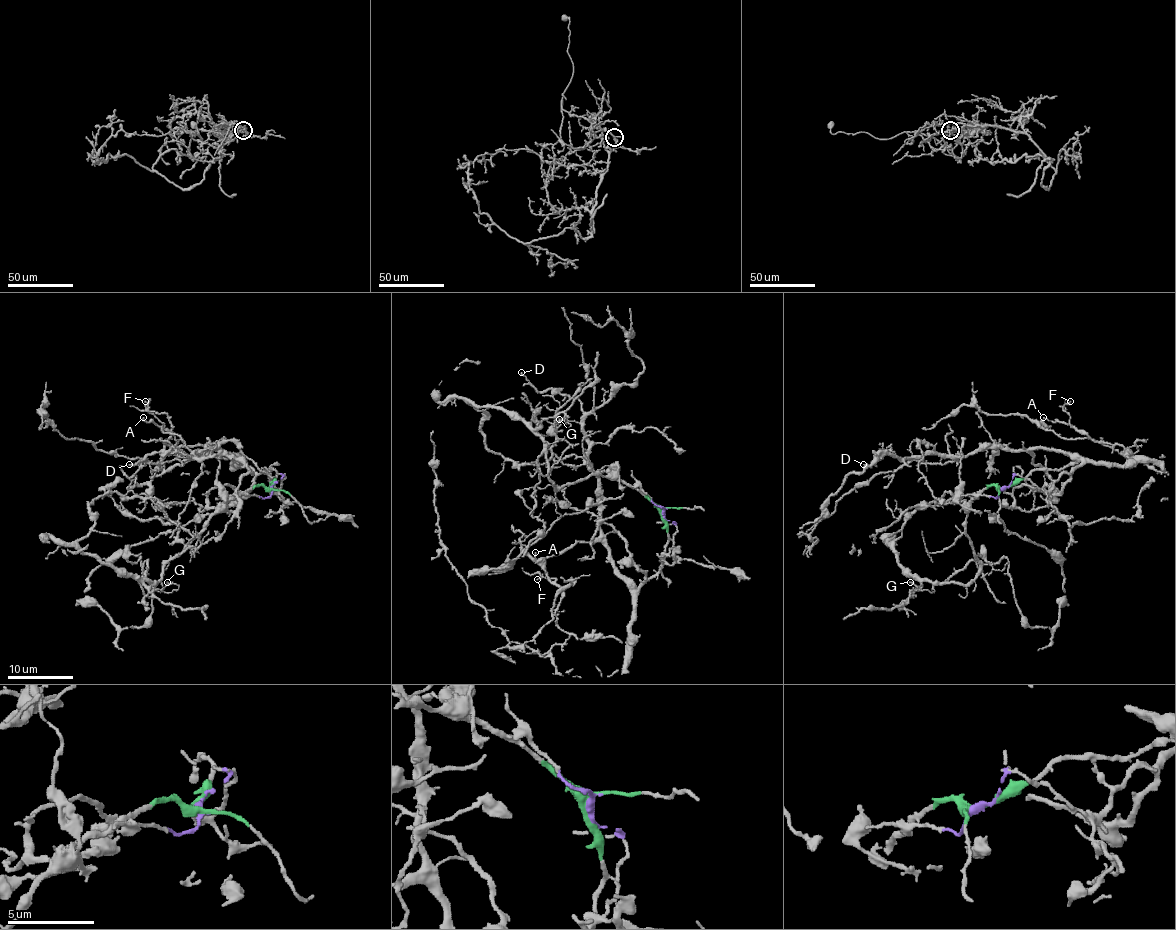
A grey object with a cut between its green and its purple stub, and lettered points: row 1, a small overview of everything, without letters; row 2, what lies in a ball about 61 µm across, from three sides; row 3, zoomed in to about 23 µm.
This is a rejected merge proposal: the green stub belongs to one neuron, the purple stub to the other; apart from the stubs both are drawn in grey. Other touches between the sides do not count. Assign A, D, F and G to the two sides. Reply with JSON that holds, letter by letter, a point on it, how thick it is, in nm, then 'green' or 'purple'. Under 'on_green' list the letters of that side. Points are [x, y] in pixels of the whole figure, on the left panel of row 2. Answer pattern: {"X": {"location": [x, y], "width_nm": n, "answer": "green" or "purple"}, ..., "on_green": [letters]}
{"A": {"location": [143, 417], "width_nm": 130, "answer": "purple"}, "D": {"location": [129, 464], "width_nm": 120, "answer": "purple"}, "F": {"location": [145, 401], "width_nm": 80, "answer": "purple"}, "G": {"location": [167, 582], "width_nm": 110, "answer": "green"}, "on_green": ["G"]}

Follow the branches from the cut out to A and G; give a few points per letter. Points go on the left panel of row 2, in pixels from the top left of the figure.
A: (270, 488), (284, 475), (271, 490), (266, 474), (243, 462), (168, 446), (169, 434), (143, 418)
G: (270, 488), (253, 485), (225, 503), (168, 562), (153, 587), (161, 592), (176, 590), (178, 587), (166, 582)

